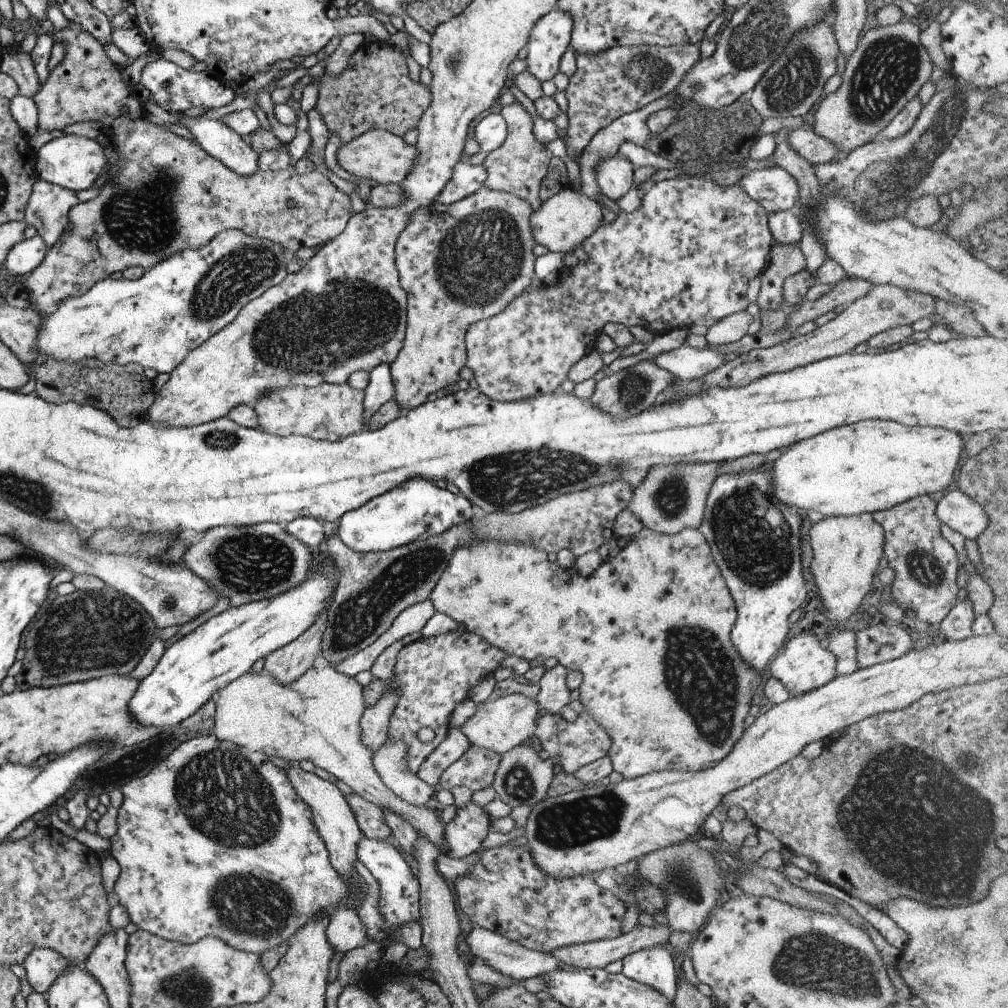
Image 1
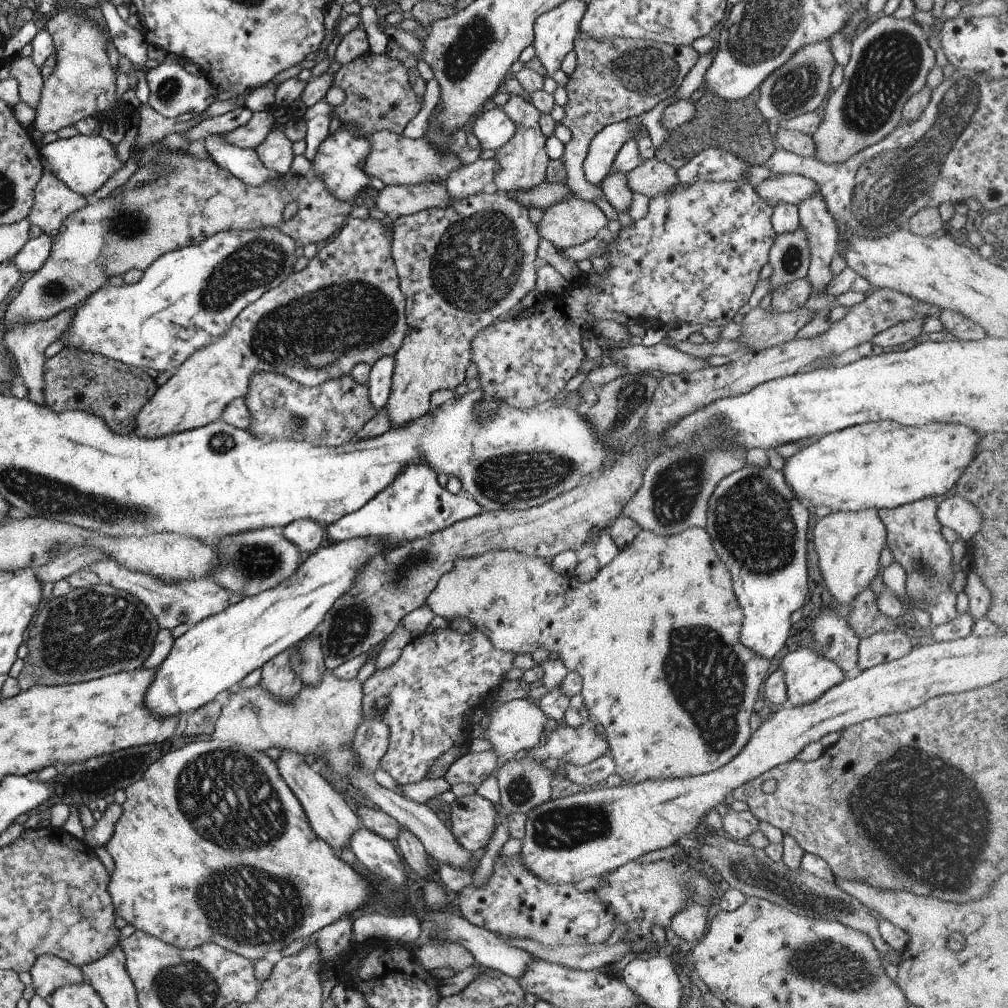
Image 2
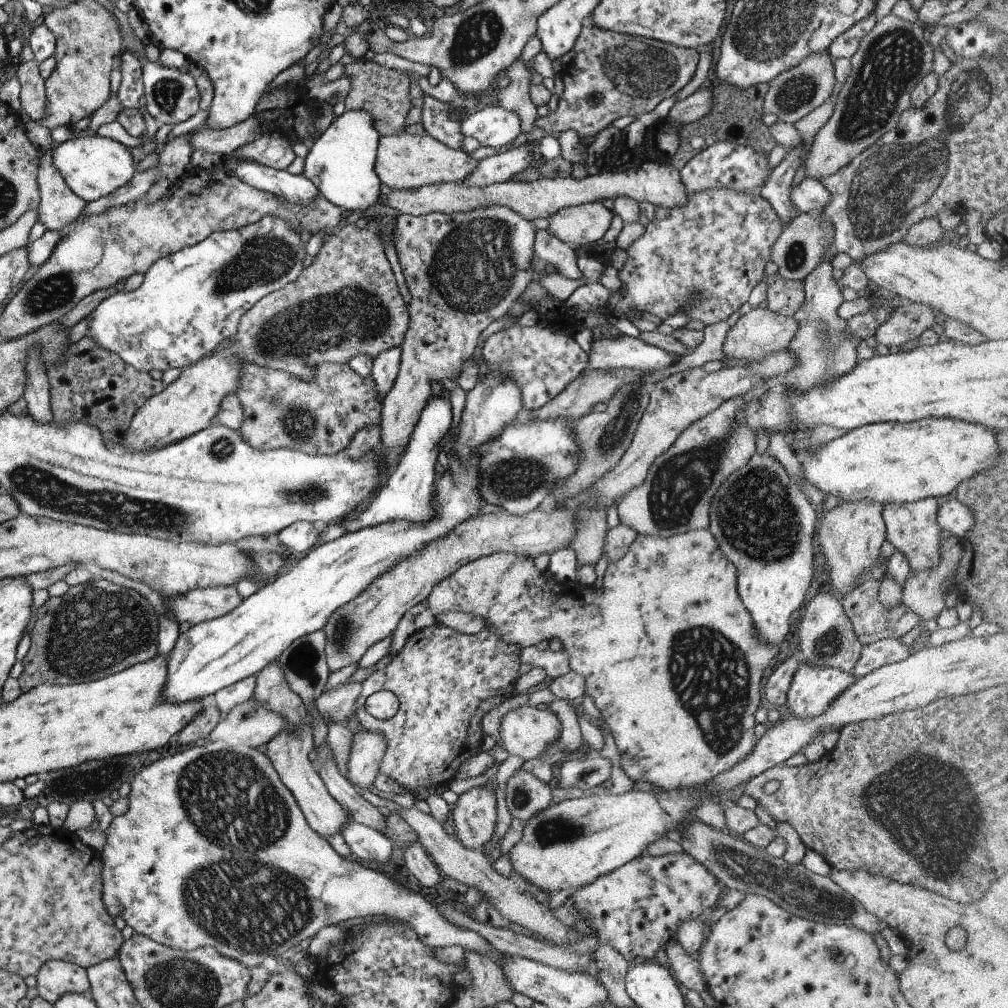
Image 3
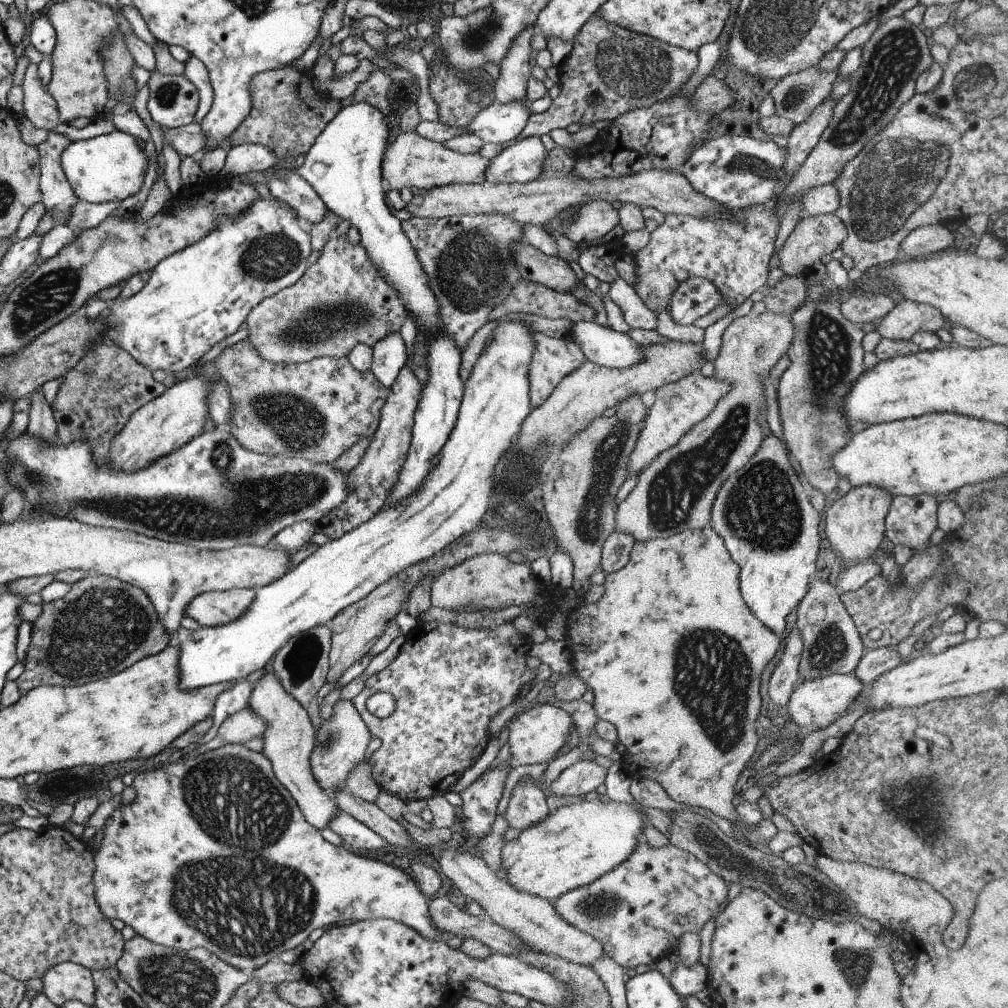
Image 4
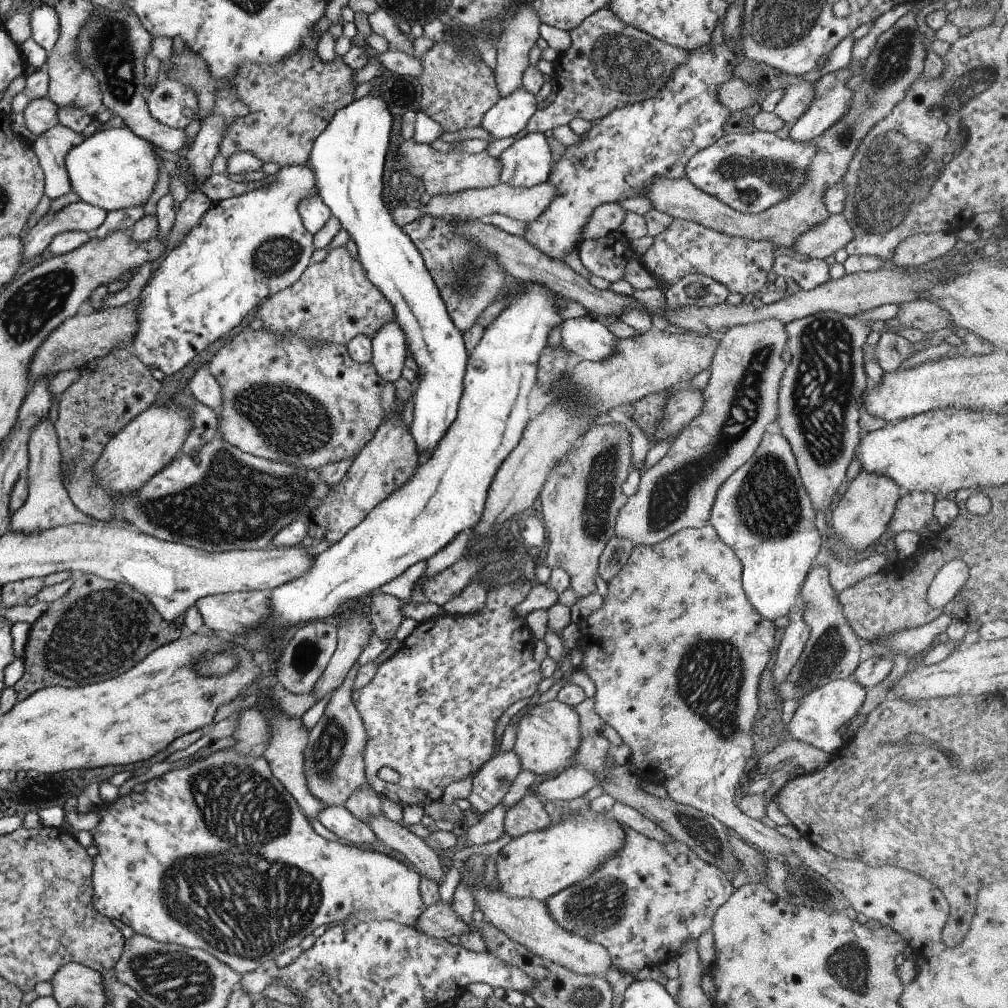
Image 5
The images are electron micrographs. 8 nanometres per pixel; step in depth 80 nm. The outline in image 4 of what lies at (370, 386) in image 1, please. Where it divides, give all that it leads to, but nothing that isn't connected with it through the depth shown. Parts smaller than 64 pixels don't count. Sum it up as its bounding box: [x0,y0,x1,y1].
[370,331,407,387]

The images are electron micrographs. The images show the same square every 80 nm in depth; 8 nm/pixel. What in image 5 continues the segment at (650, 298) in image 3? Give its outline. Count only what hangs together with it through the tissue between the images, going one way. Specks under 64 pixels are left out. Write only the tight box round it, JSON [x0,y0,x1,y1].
[639,219,774,296]

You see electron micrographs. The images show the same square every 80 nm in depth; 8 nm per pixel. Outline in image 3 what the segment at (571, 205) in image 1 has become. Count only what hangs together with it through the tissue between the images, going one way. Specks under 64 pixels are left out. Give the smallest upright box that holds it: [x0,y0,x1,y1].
[547,201,612,248]

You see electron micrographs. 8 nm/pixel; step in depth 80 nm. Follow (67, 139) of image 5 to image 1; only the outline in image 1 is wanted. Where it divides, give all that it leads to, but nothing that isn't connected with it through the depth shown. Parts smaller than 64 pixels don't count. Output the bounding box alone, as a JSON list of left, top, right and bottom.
[23,179,79,246]

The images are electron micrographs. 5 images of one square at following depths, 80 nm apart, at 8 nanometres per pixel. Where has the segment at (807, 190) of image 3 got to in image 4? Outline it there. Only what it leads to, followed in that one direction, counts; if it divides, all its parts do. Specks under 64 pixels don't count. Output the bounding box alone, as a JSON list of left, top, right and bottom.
[800,183,839,216]

